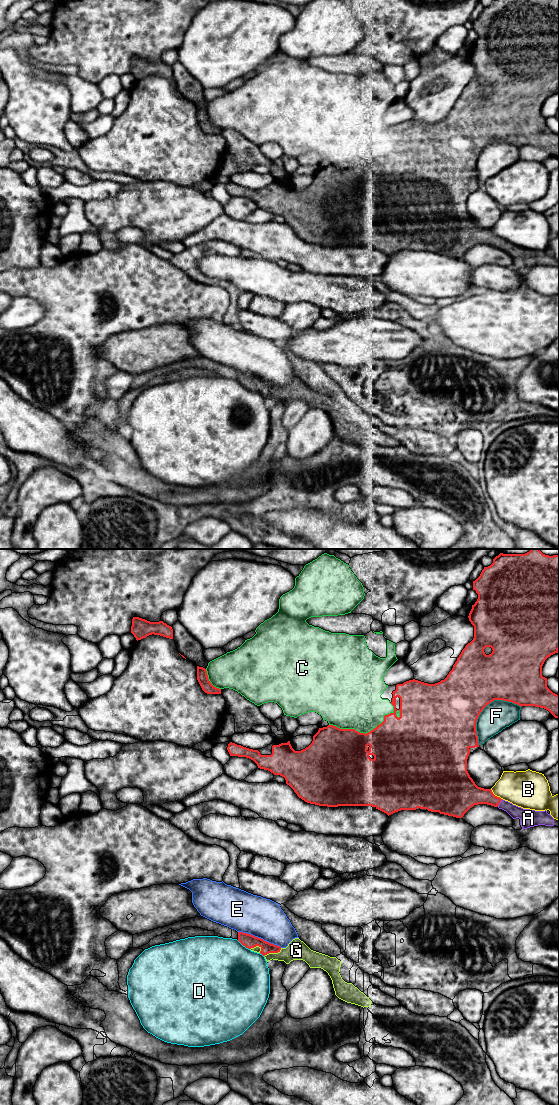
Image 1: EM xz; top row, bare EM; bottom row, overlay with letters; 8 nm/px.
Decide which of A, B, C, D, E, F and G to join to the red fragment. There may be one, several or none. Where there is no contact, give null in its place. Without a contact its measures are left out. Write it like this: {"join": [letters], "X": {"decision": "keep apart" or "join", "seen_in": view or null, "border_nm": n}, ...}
{"join": ["A", "G"], "A": {"decision": "join", "seen_in": "xz", "border_nm": 80}, "B": {"decision": "keep apart", "seen_in": "xz", "border_nm": 130}, "C": {"decision": "keep apart", "seen_in": "xz", "border_nm": 600}, "D": {"decision": "keep apart", "seen_in": "xz", "border_nm": 130}, "E": {"decision": "keep apart", "seen_in": "xz", "border_nm": 380}, "F": {"decision": "keep apart", "seen_in": "xz", "border_nm": 460}, "G": {"decision": "join", "seen_in": "xz", "border_nm": 160}}

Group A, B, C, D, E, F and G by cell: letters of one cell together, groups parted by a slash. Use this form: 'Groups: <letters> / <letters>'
Groups: A G / B / C / D / E / F

